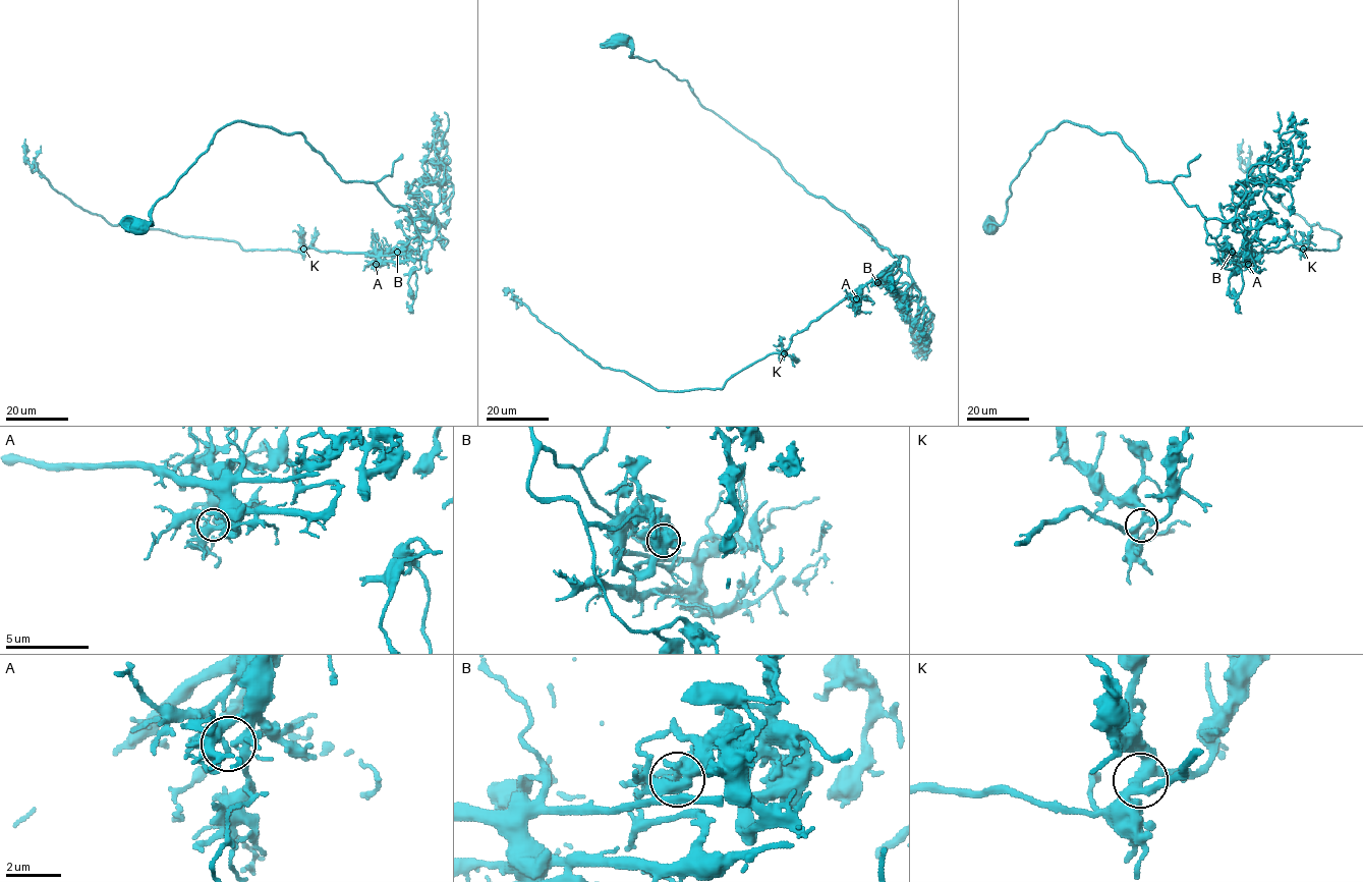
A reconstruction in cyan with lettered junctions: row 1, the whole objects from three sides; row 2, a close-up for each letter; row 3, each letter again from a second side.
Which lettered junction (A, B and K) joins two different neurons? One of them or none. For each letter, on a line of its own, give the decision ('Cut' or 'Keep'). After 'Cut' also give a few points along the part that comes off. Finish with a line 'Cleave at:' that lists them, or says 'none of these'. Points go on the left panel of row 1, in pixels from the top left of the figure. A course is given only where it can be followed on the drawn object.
A: Keep
B: Cut. Course of the part to remove: (396, 252), (398, 260), (383, 262), (310, 244), (243, 250), (112, 225), (32, 170), (25, 139)
K: Keep
Cleave at: B

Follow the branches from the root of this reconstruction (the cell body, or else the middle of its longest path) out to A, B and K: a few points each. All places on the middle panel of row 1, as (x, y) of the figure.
A: (617, 36), (632, 57), (655, 60), (685, 79), (702, 106), (899, 258), (856, 298)
B: (617, 36), (632, 57), (655, 60), (685, 79), (702, 106), (897, 256), (876, 282)
K: (617, 36), (632, 57), (655, 60), (685, 79), (702, 106), (899, 258), (794, 334), (784, 353)

